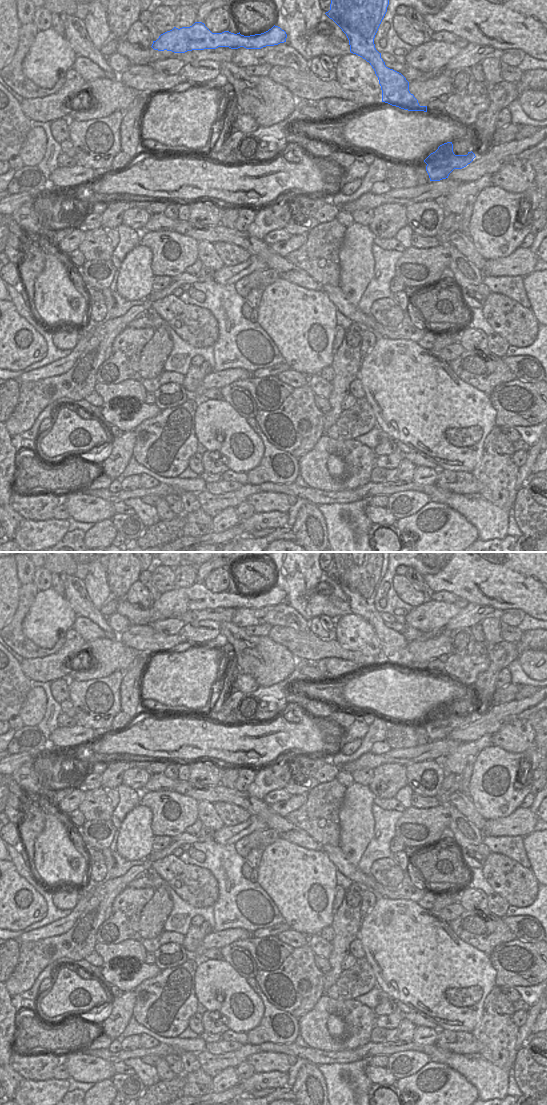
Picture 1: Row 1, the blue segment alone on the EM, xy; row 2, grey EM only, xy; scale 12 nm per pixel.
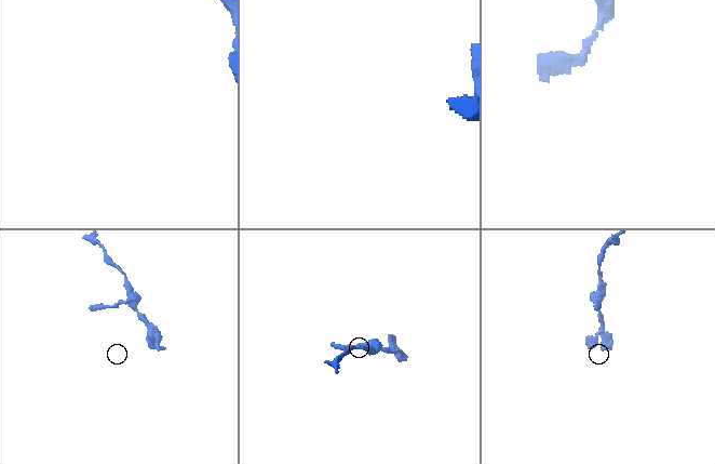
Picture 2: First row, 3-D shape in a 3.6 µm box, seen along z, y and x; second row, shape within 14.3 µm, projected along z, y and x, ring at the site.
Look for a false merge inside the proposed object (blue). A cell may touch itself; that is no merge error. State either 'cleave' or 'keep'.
keep

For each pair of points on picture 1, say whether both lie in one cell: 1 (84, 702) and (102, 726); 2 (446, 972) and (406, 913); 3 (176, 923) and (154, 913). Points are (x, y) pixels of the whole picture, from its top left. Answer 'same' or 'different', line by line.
1: same
2: same
3: different

